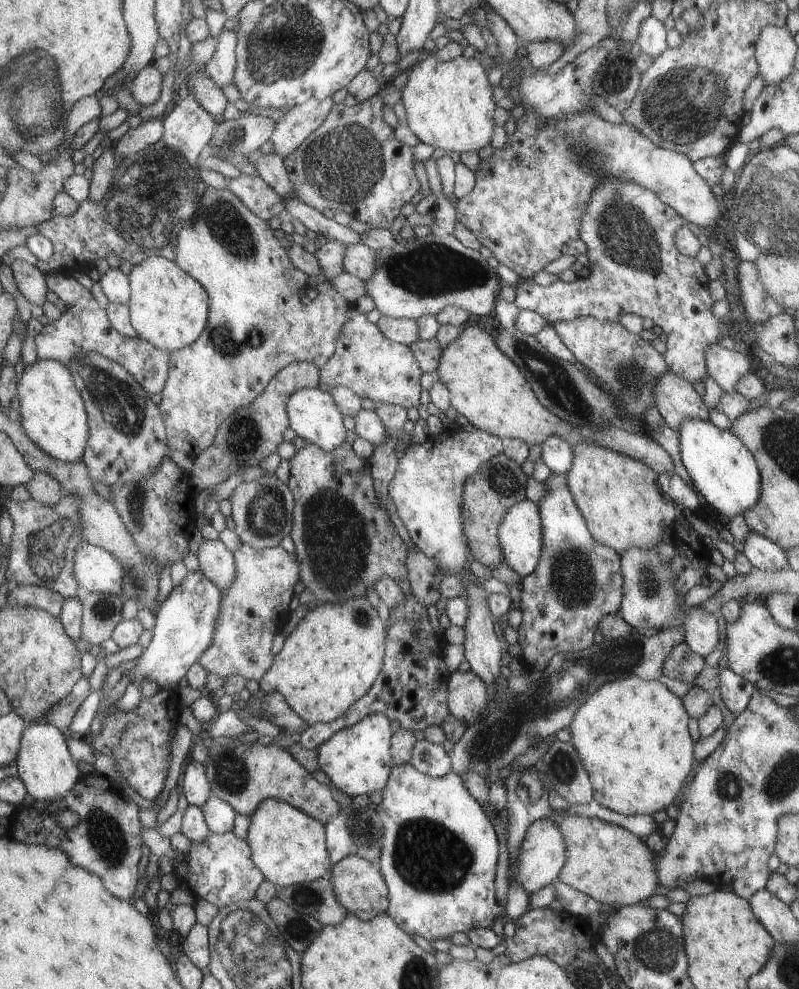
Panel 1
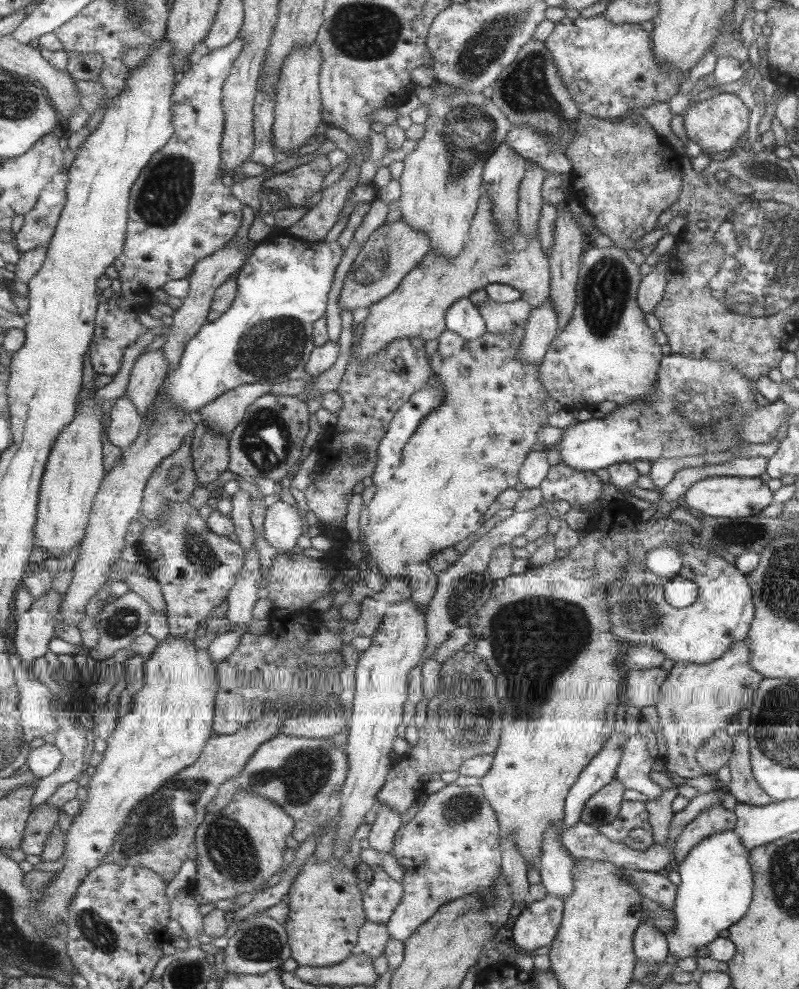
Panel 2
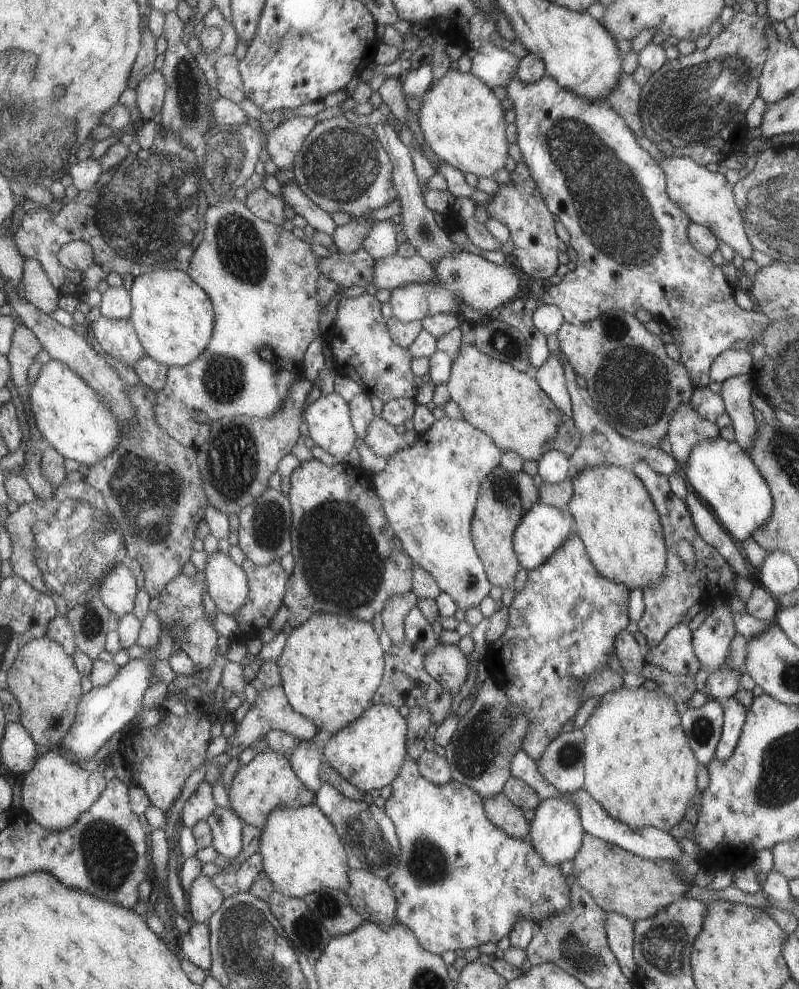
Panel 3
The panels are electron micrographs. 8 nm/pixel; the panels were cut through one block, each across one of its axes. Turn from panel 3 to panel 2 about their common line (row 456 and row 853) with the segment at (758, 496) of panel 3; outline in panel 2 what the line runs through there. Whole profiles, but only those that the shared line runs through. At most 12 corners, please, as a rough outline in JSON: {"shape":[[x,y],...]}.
{"shape":[[735,830],[677,867],[668,954],[696,956],[747,914],[750,851]]}

